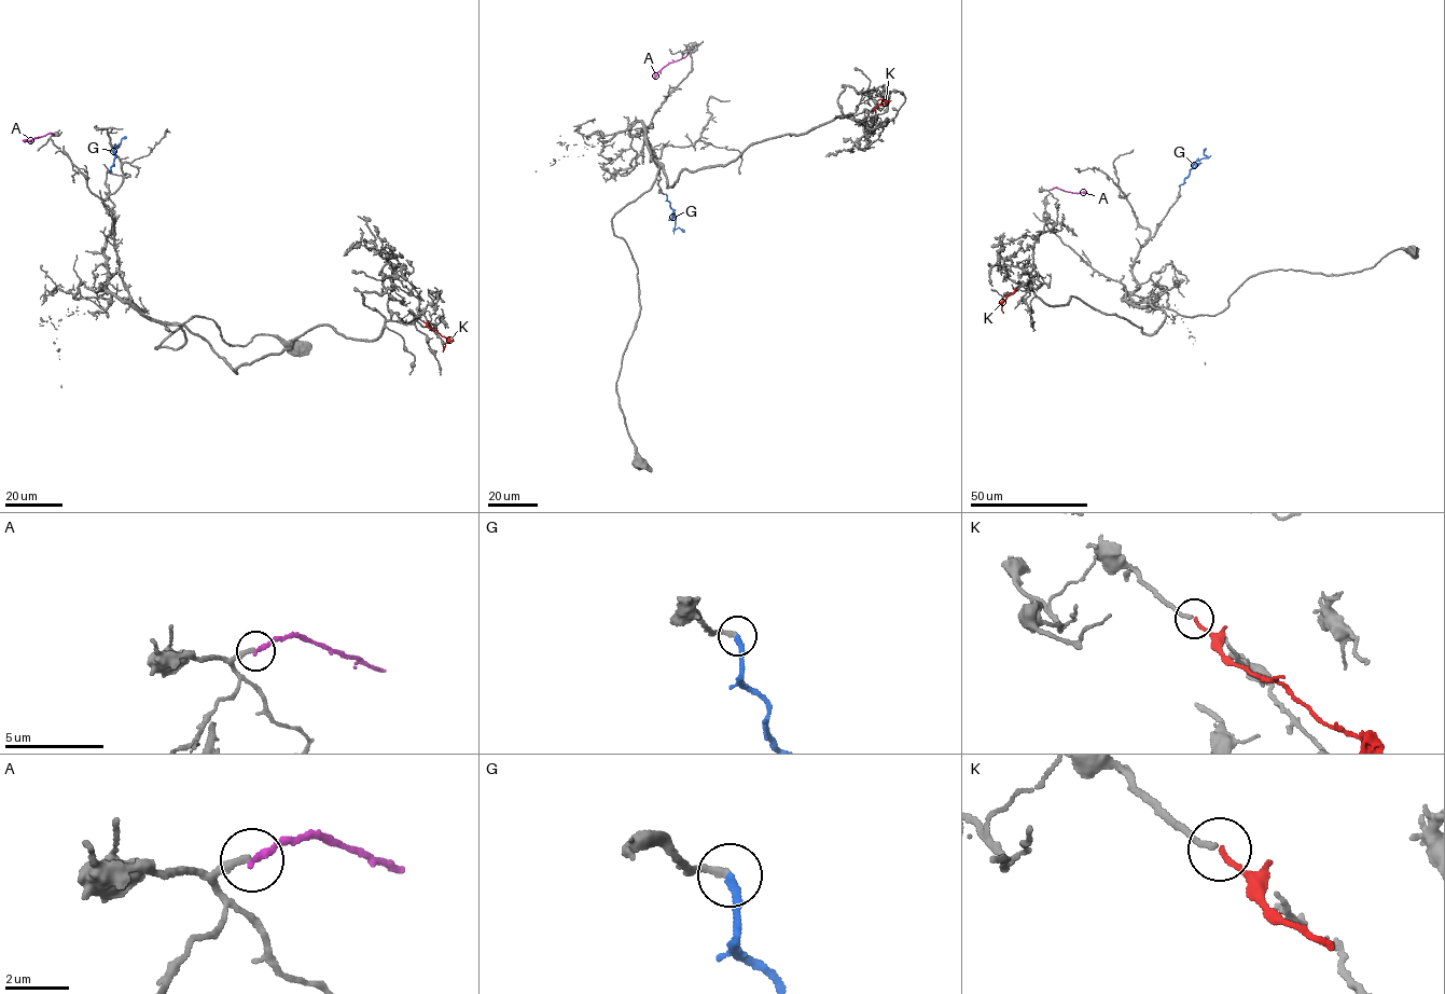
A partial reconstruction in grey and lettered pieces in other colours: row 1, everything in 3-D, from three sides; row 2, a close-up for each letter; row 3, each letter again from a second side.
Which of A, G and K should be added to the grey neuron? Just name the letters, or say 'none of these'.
G, K

